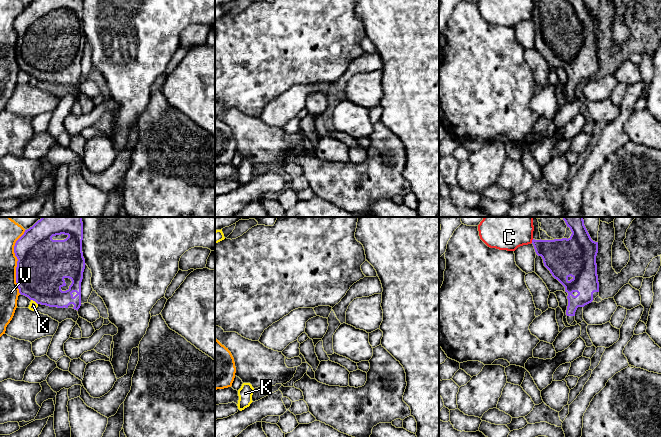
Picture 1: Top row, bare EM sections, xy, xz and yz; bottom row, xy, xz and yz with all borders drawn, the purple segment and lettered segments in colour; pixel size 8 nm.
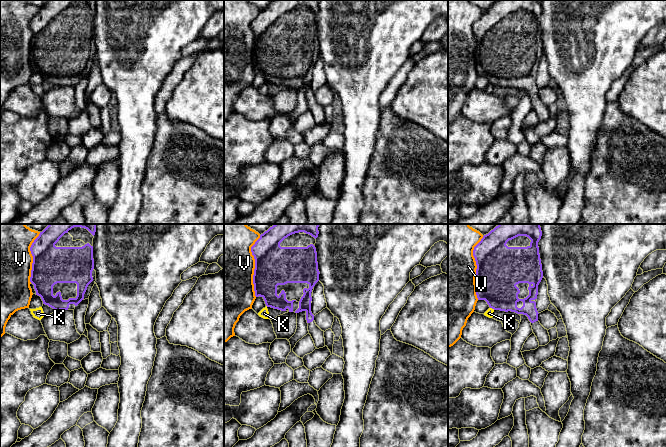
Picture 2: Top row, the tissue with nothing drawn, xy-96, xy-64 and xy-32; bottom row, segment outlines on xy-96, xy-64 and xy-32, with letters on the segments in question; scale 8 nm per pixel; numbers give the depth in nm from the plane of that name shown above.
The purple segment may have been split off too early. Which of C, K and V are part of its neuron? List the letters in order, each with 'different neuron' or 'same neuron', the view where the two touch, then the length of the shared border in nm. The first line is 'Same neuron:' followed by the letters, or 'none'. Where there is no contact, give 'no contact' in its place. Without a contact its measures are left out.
Same neuron: none
C: different neuron; meets purple in yz; contact 40 nm long
K: different neuron; meets purple in xy; contact 70 nm long
V: different neuron; meets purple in xy; contact 500 nm long

